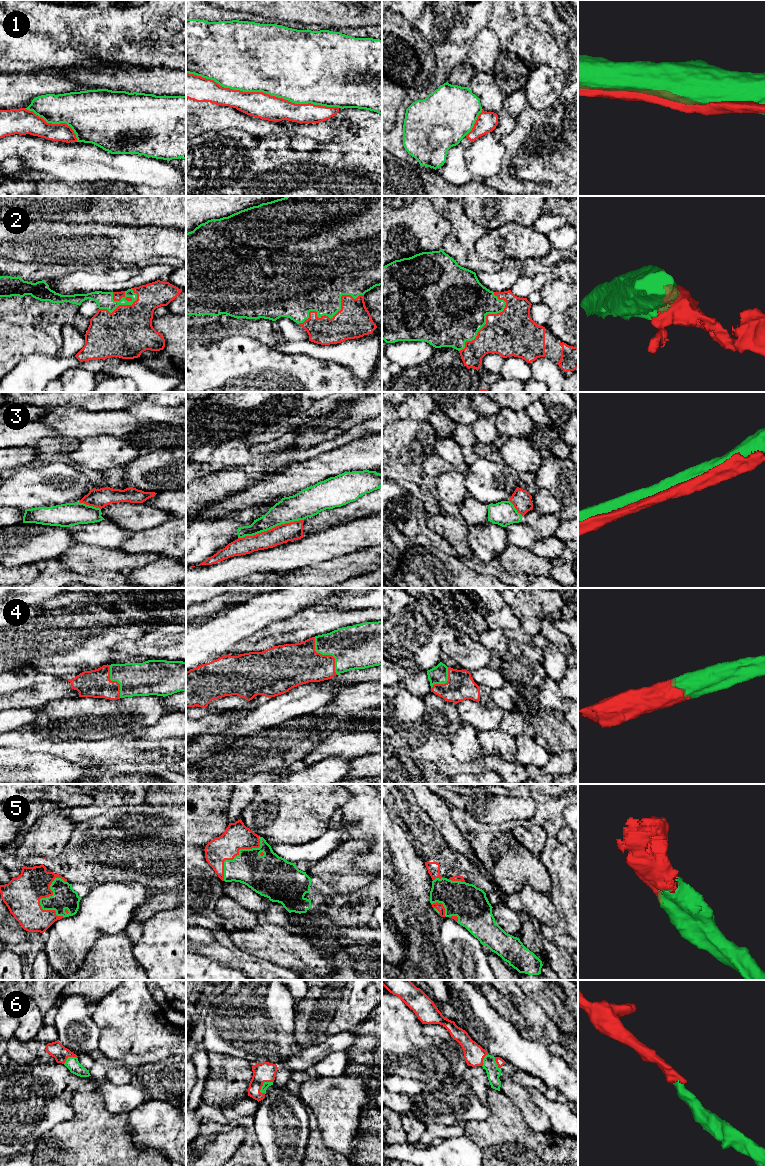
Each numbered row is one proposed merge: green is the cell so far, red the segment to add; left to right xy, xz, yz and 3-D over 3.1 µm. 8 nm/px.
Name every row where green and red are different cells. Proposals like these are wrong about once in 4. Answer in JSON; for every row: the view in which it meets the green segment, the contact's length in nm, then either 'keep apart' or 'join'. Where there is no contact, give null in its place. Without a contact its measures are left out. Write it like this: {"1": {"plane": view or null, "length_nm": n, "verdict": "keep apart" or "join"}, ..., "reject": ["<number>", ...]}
{"1": {"plane": "xz", "length_nm": 1250, "verdict": "keep apart"}, "2": {"plane": "xy", "length_nm": 340, "verdict": "join"}, "3": {"plane": "xz", "length_nm": 550, "verdict": "keep apart"}, "4": {"plane": "xz", "length_nm": 360, "verdict": "join"}, "5": {"plane": "xy", "length_nm": 340, "verdict": "join"}, "6": {"plane": "xz", "length_nm": 140, "verdict": "join"}, "reject": ["1", "3"]}

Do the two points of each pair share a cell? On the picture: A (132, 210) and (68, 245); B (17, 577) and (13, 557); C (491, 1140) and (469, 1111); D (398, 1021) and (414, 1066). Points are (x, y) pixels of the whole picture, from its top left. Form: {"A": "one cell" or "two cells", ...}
{"A": "two cells", "B": "two cells", "C": "two cells", "D": "one cell"}

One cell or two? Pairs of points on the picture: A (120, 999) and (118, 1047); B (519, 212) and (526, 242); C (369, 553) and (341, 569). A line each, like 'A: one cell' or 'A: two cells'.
A: one cell
B: two cells
C: one cell

